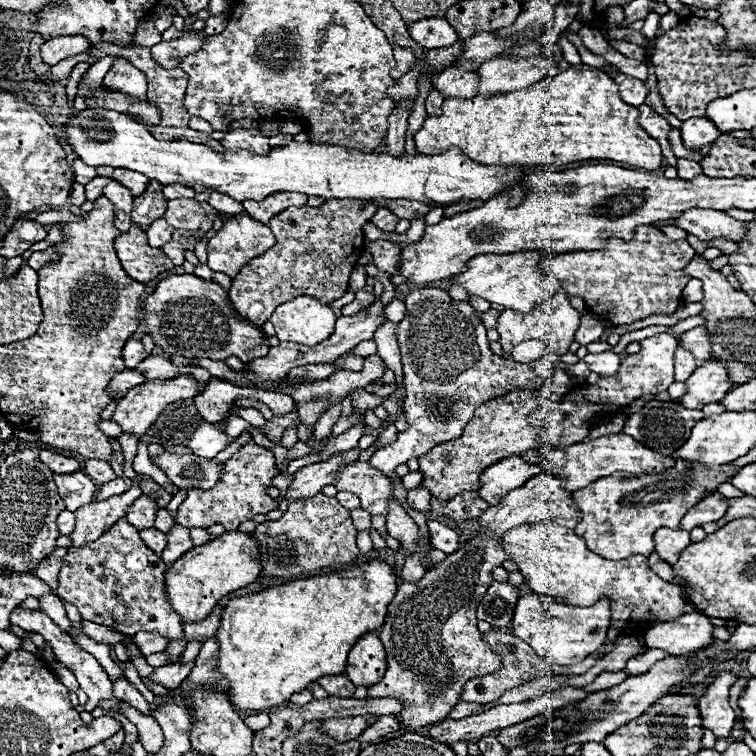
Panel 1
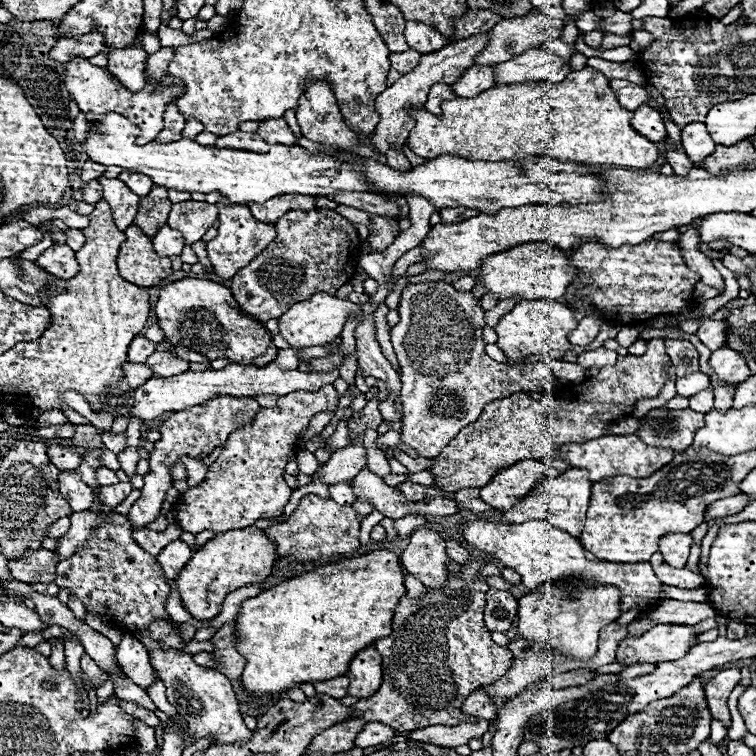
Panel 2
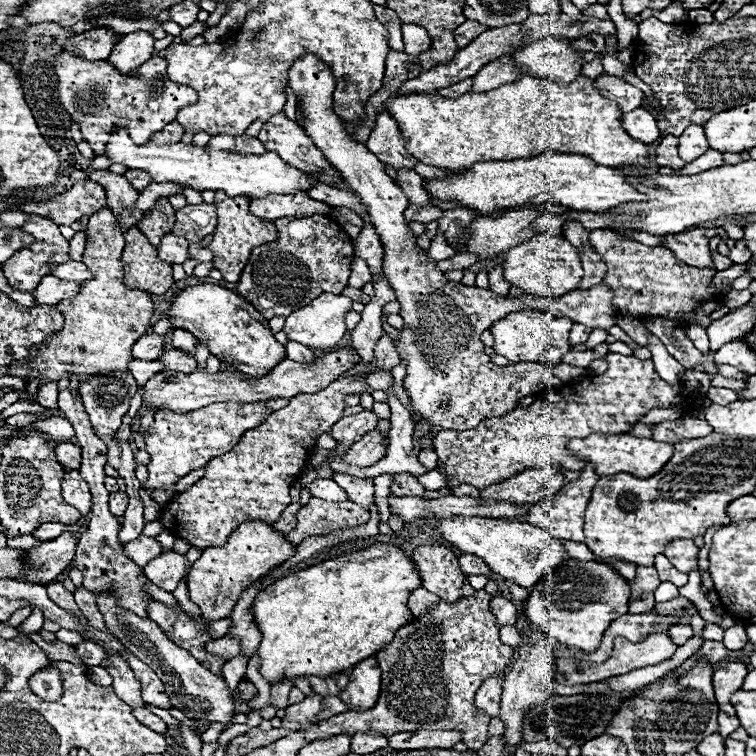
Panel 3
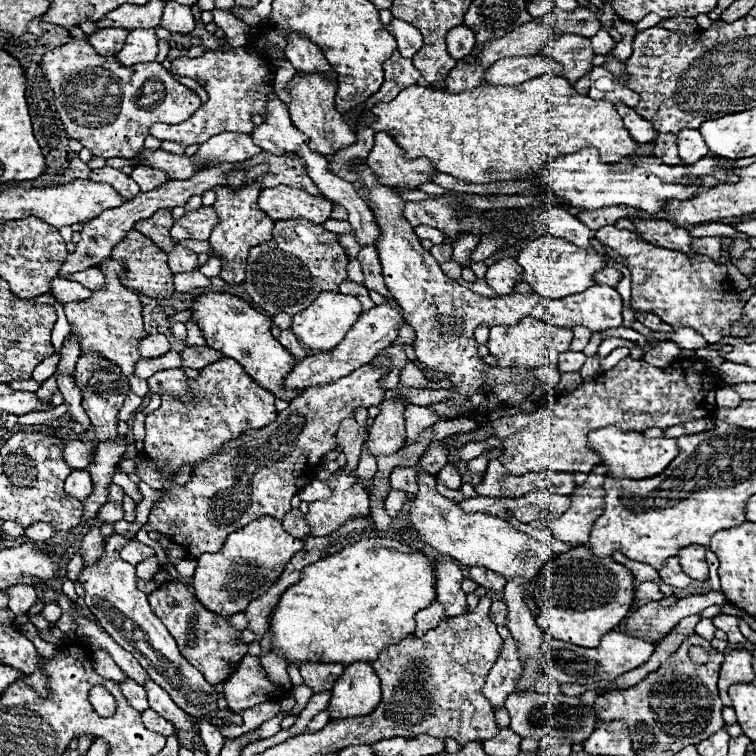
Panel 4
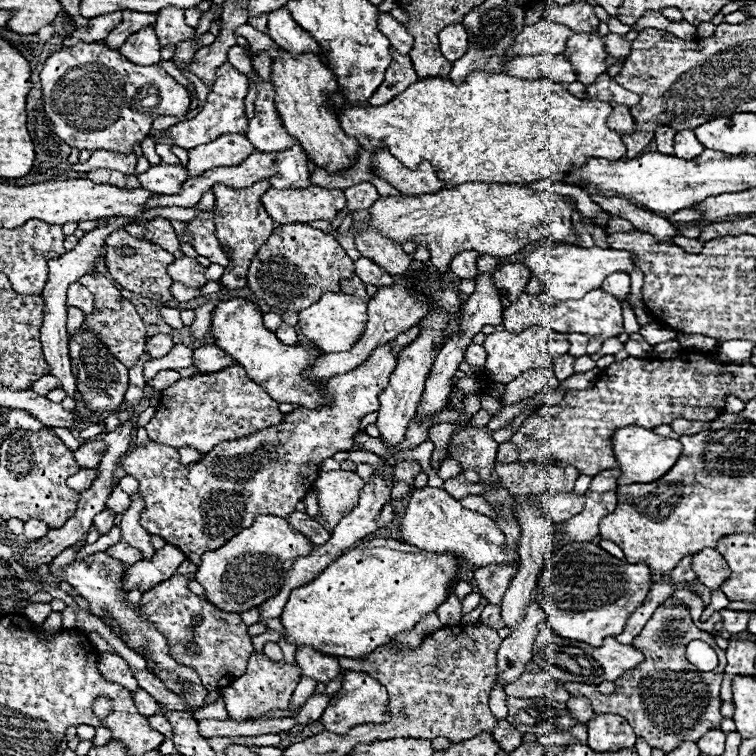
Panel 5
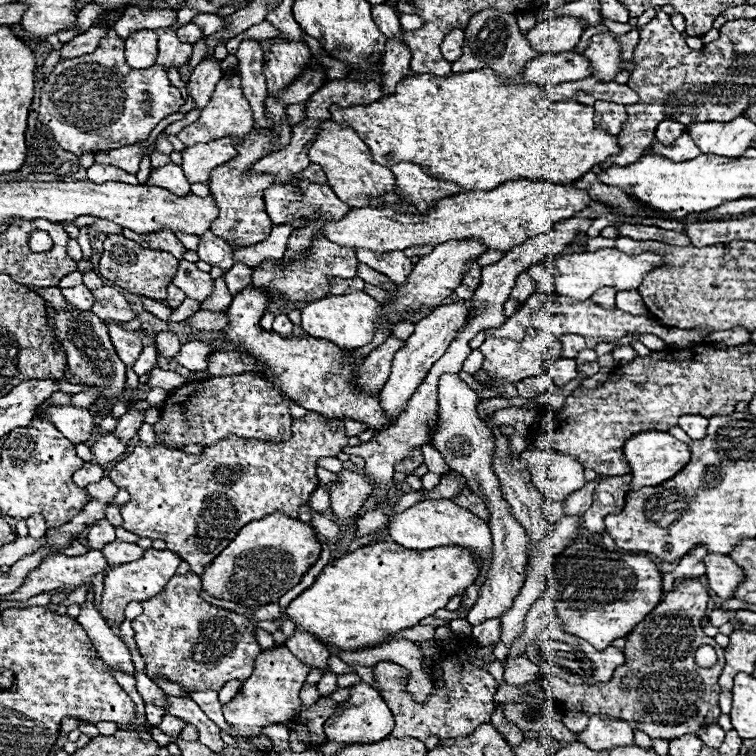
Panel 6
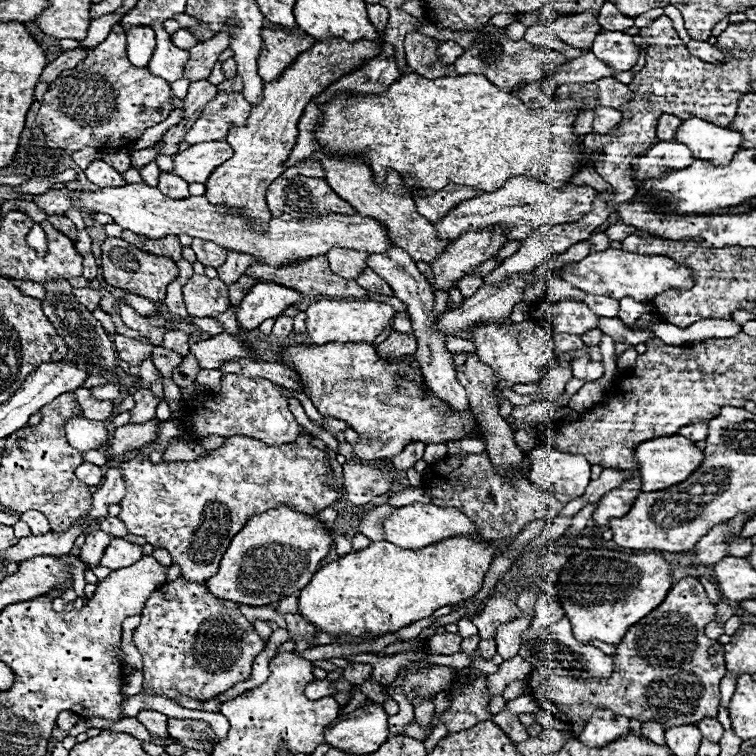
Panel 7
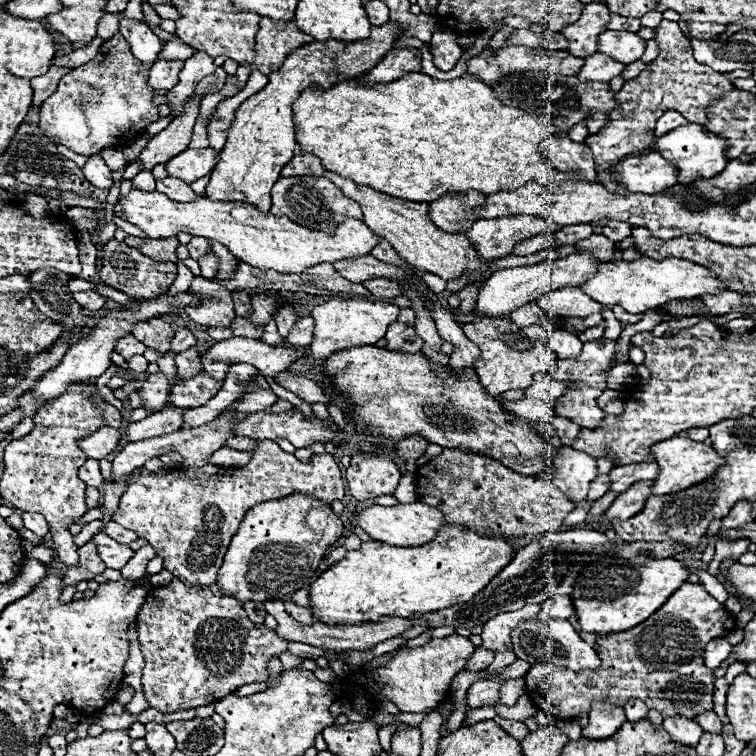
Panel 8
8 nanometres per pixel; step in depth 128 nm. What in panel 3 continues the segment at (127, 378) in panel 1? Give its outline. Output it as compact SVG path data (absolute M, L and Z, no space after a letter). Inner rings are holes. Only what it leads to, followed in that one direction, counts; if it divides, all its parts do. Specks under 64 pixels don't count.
M132 360L132 362L128 364L128 368L130 368L132 376L136 378L136 382L138 382L140 386L144 386L154 374L158 374L158 372L164 370L164 366L162 366L160 360L154 360L154 362L138 362L138 360Z

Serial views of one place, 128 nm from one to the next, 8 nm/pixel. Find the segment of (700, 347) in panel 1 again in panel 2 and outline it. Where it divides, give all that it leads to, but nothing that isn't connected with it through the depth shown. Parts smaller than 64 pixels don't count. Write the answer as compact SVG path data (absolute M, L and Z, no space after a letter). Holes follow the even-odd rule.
M704 320L702 326L698 328L698 338L710 350L718 350L726 344L726 328L728 322L724 320Z

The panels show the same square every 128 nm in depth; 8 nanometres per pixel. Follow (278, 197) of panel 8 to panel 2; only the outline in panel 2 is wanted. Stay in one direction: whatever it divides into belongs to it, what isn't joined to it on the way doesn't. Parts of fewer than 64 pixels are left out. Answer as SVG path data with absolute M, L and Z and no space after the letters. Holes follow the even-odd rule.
M284 194L280 198L270 198L264 204L248 204L252 210L252 216L260 222L268 222L274 224L278 218L282 218L282 214L290 212L290 210L312 210L316 208L316 198L304 198L302 194Z

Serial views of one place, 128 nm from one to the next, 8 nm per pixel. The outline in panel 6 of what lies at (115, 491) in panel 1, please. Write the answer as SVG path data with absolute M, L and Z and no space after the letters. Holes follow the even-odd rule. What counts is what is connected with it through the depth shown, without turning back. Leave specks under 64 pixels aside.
M98 520L88 532L88 550L102 550L106 544L116 540L116 528L106 520Z

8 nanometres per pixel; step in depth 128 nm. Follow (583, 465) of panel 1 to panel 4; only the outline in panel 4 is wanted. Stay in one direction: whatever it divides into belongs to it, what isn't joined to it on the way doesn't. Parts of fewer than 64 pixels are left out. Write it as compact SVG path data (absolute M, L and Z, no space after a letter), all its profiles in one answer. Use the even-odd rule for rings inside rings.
M606 426L590 432L588 446L602 456L604 466L608 466L614 478L630 478L630 480L658 476L678 456L676 438L646 438L642 432L624 432L618 430L616 426Z

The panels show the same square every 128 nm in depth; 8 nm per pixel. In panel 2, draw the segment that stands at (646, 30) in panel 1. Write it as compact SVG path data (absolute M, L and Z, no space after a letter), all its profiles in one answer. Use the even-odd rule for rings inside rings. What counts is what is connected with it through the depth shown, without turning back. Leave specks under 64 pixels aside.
M634 30L632 32L632 42L630 42L630 48L632 50L636 50L636 52L640 52L640 50L644 50L644 46L648 46L648 42L650 42L650 34L646 34L644 30Z

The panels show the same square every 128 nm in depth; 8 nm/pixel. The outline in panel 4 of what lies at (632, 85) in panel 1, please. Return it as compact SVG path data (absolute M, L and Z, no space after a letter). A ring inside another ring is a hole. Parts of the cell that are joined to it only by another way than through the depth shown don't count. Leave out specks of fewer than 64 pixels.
M602 66L592 68L592 86L590 86L588 96L594 100L610 100L614 104L622 102L622 104L632 106L632 108L640 102L640 96L634 90L622 86L618 82L618 78Z

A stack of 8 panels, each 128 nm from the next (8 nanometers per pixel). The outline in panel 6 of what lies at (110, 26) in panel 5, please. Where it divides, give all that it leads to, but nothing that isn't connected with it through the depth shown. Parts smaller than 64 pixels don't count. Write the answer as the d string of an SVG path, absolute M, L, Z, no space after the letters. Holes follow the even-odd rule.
M94 24L90 30L82 32L80 36L76 36L74 40L66 42L60 50L60 60L70 60L70 58L78 58L82 54L92 54L98 48L100 38L106 36L110 26L102 26L102 24Z

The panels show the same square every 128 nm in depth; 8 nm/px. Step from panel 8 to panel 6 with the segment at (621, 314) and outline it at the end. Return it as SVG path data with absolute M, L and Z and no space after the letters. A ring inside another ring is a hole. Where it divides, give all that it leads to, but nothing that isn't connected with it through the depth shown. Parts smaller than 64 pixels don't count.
M630 290L630 292L618 292L616 294L616 306L626 312L626 314L632 314L632 316L642 316L642 314L648 314L644 302L642 302L642 296L636 292L636 290Z

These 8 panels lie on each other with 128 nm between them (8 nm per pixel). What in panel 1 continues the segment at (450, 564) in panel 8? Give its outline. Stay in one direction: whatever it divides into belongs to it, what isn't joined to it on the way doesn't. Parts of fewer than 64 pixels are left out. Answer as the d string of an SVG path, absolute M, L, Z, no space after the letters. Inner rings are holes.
M370 560L350 570L294 580L290 584L230 600L222 612L222 626L216 632L220 644L218 672L230 680L230 702L238 710L262 710L290 700L292 694L304 690L322 676L342 674L352 646L370 630L382 628L388 604L398 588L396 582L392 568L384 560Z

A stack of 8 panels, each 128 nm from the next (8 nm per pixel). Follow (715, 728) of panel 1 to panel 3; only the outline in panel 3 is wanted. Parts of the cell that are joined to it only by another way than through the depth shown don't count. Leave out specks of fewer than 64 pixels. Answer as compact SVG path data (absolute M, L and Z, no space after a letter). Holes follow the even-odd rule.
M742 660L726 662L724 666L720 666L714 672L714 678L712 678L714 680L714 694L716 694L720 710L734 714L734 706L730 704L730 694L734 694L736 690L742 688L746 676L748 676L748 670Z

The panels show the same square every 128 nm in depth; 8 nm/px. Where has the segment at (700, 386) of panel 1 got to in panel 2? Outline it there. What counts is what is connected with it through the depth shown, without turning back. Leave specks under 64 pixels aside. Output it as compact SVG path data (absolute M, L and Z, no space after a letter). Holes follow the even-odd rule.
M722 346L712 352L710 356L710 366L712 366L712 376L730 384L740 384L748 376L752 376L750 368L746 366L746 360L732 348ZM706 388L704 392L690 396L690 408L698 412L710 412L712 410L712 388Z

